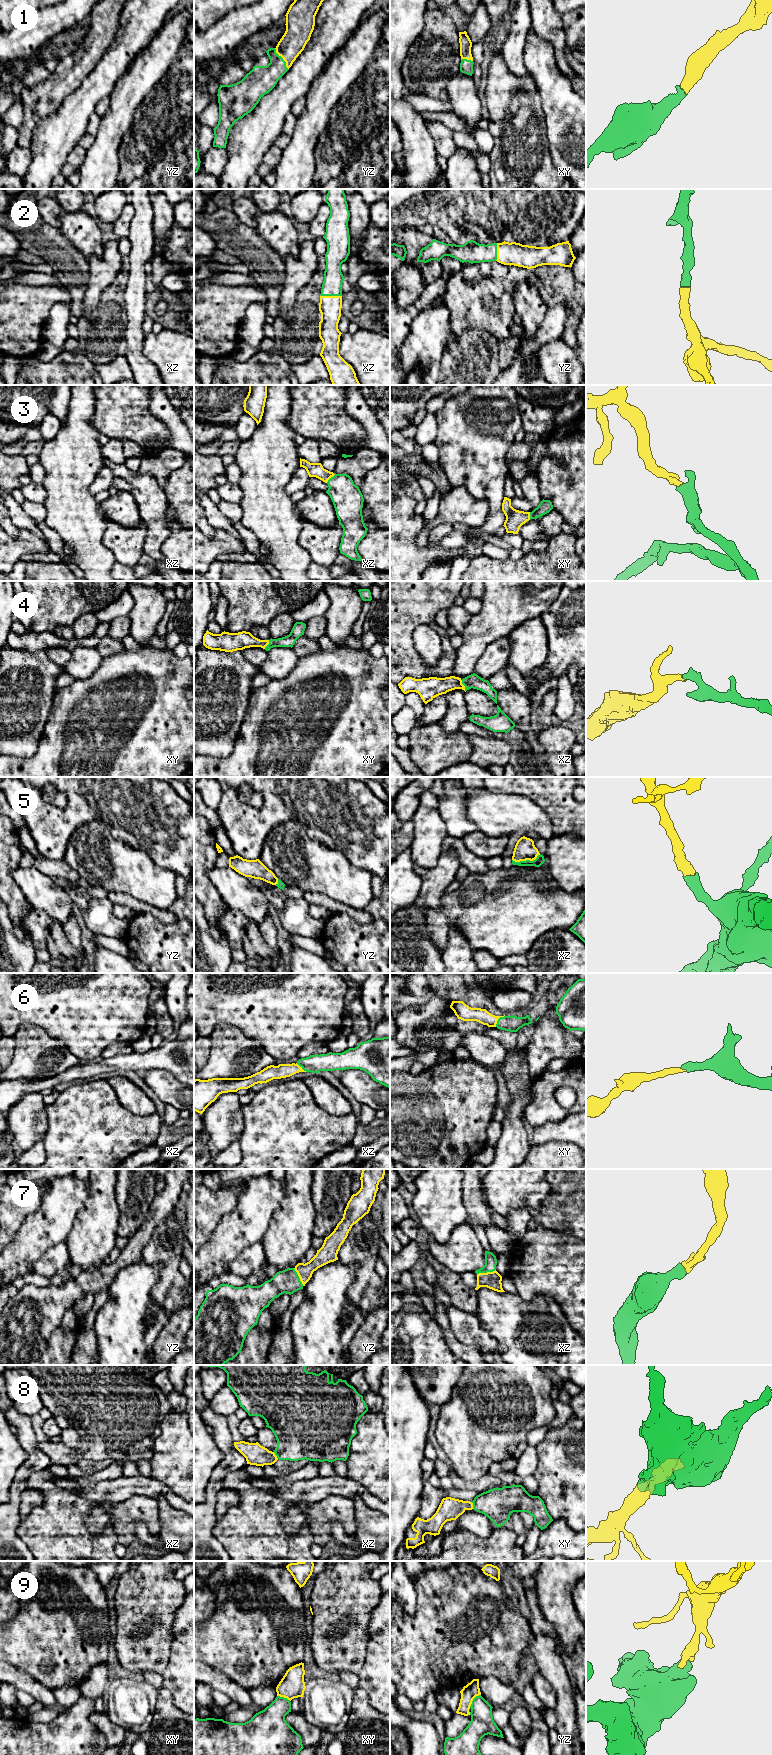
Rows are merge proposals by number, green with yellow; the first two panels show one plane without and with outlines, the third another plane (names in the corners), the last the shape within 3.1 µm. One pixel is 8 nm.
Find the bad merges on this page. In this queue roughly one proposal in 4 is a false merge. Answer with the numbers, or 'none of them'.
9

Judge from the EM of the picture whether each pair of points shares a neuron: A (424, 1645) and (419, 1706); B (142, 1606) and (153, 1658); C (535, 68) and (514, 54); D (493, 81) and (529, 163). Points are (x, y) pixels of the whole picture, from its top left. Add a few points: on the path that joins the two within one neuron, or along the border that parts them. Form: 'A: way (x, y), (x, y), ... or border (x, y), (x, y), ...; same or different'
A: border (423, 1700), (413, 1702); different
B: way (146, 1619), (153, 1629), (153, 1645); same
C: border (526, 37), (524, 66), (528, 73); different
D: way (512, 101), (519, 129), (520, 143); same

